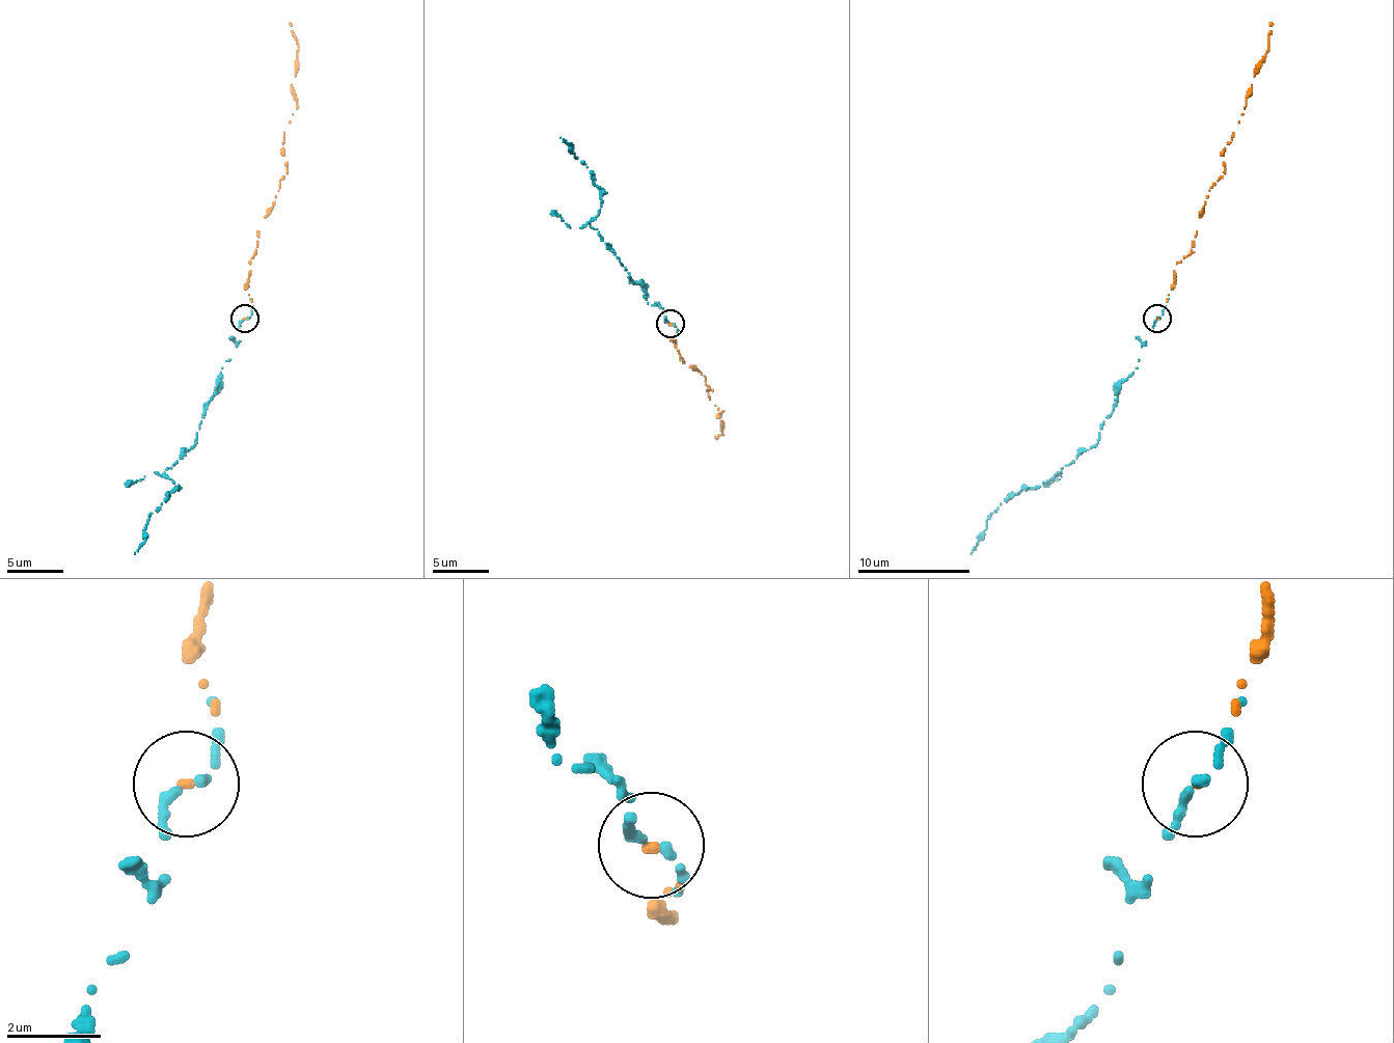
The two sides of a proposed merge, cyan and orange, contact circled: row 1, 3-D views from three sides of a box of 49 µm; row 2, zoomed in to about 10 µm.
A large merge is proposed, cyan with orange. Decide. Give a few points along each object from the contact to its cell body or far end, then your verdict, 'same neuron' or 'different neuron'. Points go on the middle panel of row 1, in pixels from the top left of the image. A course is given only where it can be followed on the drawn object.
course cyan (674, 324), (665, 321), (662, 307), (648, 304), (646, 287), (589, 225), (600, 206), (600, 189), (561, 138); course orange (671, 324), (682, 360), (702, 372), (721, 411), (716, 417), (725, 434), (716, 437); same neuron

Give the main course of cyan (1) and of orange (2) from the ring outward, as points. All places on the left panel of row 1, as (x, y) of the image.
1: (248, 318), (197, 442), (163, 472), (174, 487), (149, 515), (135, 554)
2: (245, 318), (256, 236), (288, 173), (281, 148), (296, 109), (291, 84), (299, 50), (291, 22)

